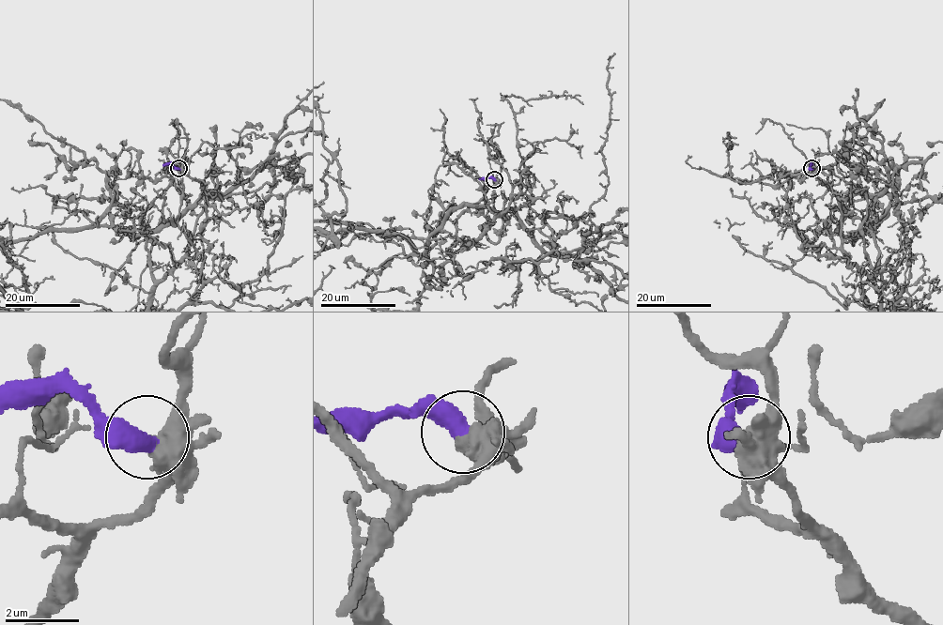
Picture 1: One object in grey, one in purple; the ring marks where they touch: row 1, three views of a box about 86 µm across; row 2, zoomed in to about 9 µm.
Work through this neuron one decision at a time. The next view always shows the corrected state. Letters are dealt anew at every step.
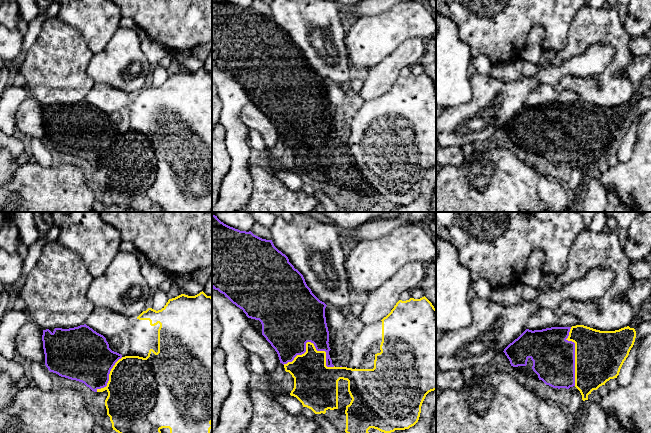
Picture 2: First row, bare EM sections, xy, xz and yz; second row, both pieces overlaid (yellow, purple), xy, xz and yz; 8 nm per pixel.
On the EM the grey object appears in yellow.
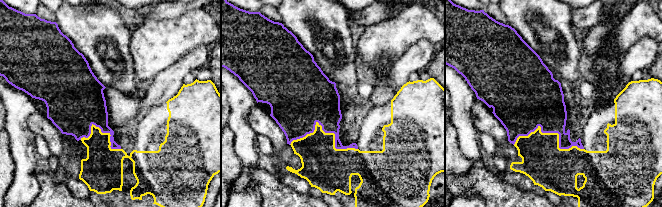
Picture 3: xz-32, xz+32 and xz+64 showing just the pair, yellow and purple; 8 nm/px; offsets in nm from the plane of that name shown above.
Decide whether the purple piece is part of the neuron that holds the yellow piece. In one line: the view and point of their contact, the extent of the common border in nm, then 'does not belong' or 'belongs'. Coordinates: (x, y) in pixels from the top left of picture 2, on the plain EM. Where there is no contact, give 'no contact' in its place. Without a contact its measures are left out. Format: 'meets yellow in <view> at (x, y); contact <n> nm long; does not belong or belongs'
meets yellow in xz at (312, 119); contact 420 nm long; does not belong

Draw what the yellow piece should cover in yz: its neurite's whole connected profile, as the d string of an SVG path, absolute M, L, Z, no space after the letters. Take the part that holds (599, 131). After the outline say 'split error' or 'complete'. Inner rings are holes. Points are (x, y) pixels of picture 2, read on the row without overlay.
M629 102L615 107L571 103L566 116L575 119L575 163L583 177L593 166L617 154L635 114L636 107Z; complete

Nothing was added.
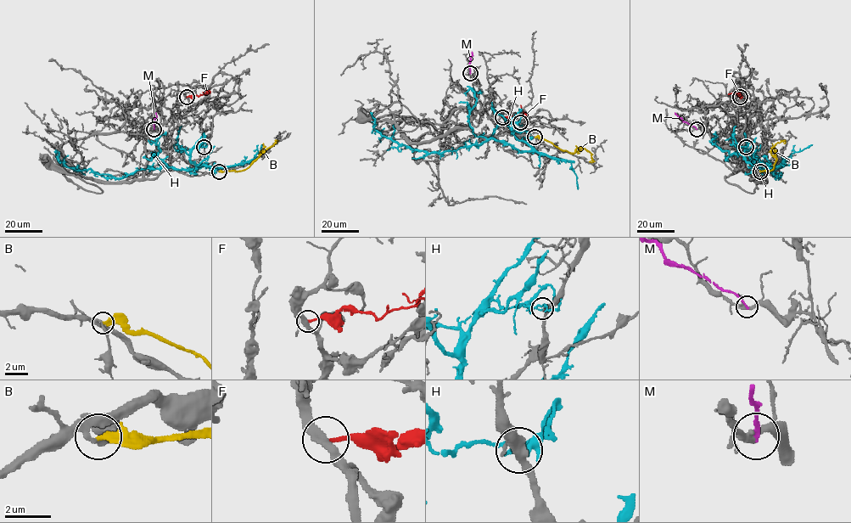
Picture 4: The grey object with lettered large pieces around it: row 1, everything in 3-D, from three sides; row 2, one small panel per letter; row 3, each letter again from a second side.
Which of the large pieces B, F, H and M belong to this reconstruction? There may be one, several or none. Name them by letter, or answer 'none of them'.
none of them

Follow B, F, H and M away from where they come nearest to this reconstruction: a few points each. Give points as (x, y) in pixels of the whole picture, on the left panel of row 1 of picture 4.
B: (219, 171), (243, 171), (272, 143)
F: (187, 97), (198, 96), (207, 92), (204, 94)
H: (204, 147), (195, 145), (190, 160), (215, 168), (146, 168), (121, 177), (67, 166), (54, 151)
M: (154, 129), (156, 112)

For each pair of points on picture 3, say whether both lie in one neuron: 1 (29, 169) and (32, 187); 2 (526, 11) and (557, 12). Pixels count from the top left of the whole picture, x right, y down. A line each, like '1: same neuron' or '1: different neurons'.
1: same neuron
2: same neuron

